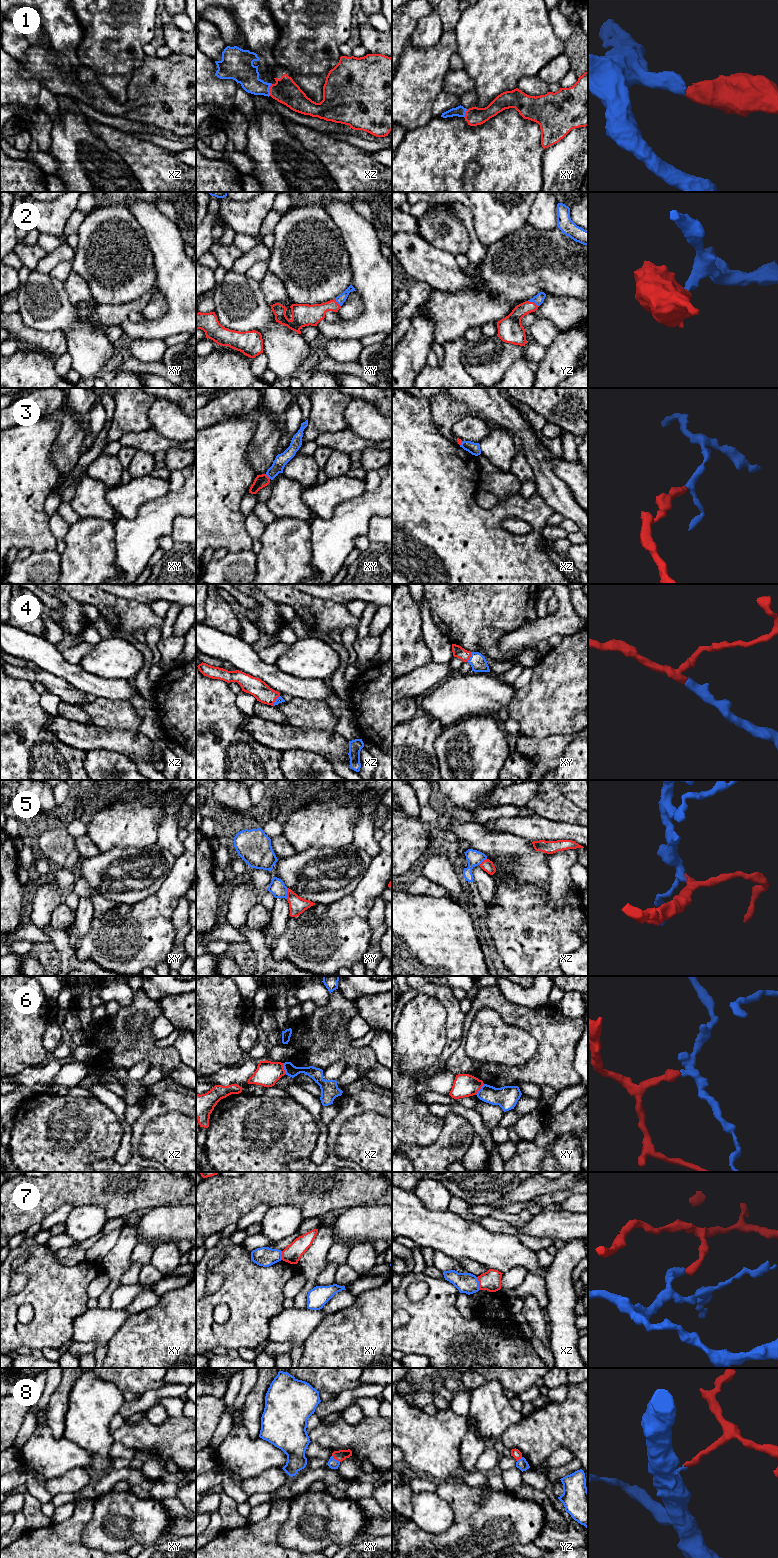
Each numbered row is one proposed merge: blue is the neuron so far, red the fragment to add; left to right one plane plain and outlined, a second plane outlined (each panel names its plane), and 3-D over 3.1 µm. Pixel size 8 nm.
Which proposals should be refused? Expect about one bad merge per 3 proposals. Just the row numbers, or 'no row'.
3, 6, 7, 8

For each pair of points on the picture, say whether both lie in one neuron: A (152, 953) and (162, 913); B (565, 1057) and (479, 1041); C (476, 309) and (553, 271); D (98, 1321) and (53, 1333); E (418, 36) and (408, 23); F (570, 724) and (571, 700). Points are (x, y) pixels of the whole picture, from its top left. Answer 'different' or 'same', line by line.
A: same
B: different
C: same
D: different
E: different
F: same

